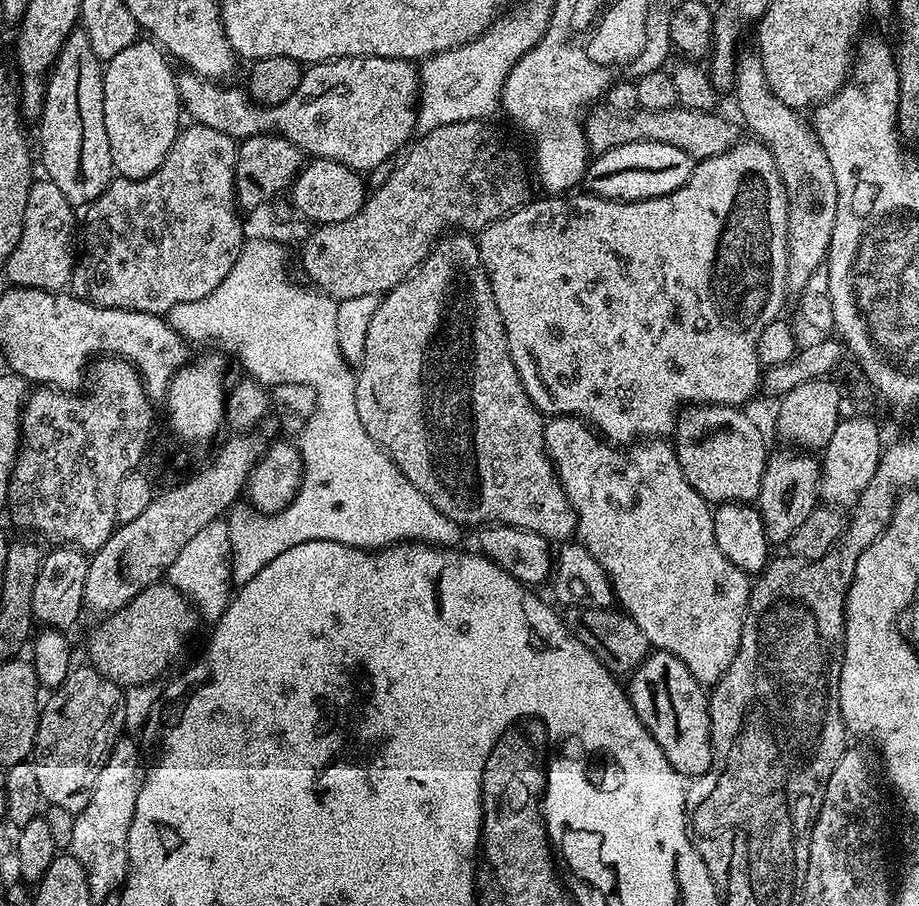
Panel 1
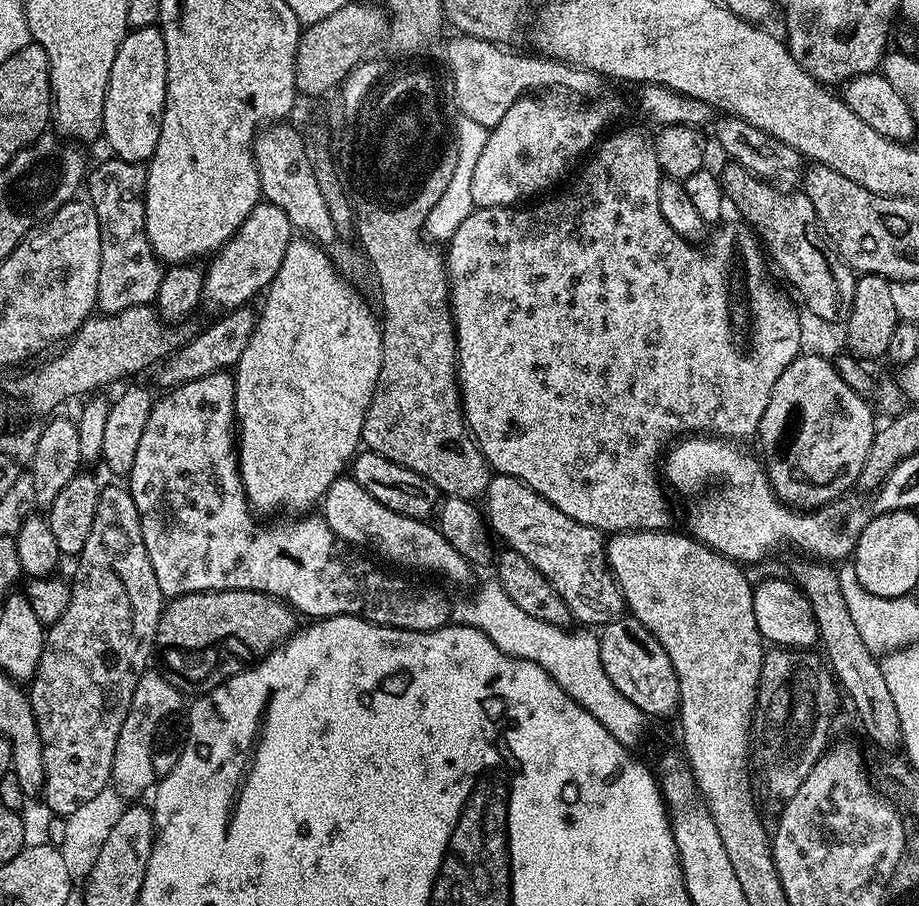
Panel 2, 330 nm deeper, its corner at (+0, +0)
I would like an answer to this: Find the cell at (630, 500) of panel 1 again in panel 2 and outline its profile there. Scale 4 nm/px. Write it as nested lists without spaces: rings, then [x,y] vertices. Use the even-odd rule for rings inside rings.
[[[493,475],[487,500],[486,520],[491,531],[495,535],[497,532],[511,551],[522,554],[530,566],[548,578],[572,611],[573,621],[581,620],[584,626],[603,626],[625,611],[624,595],[608,571],[606,540],[599,530],[574,522],[558,506],[509,476]]]

